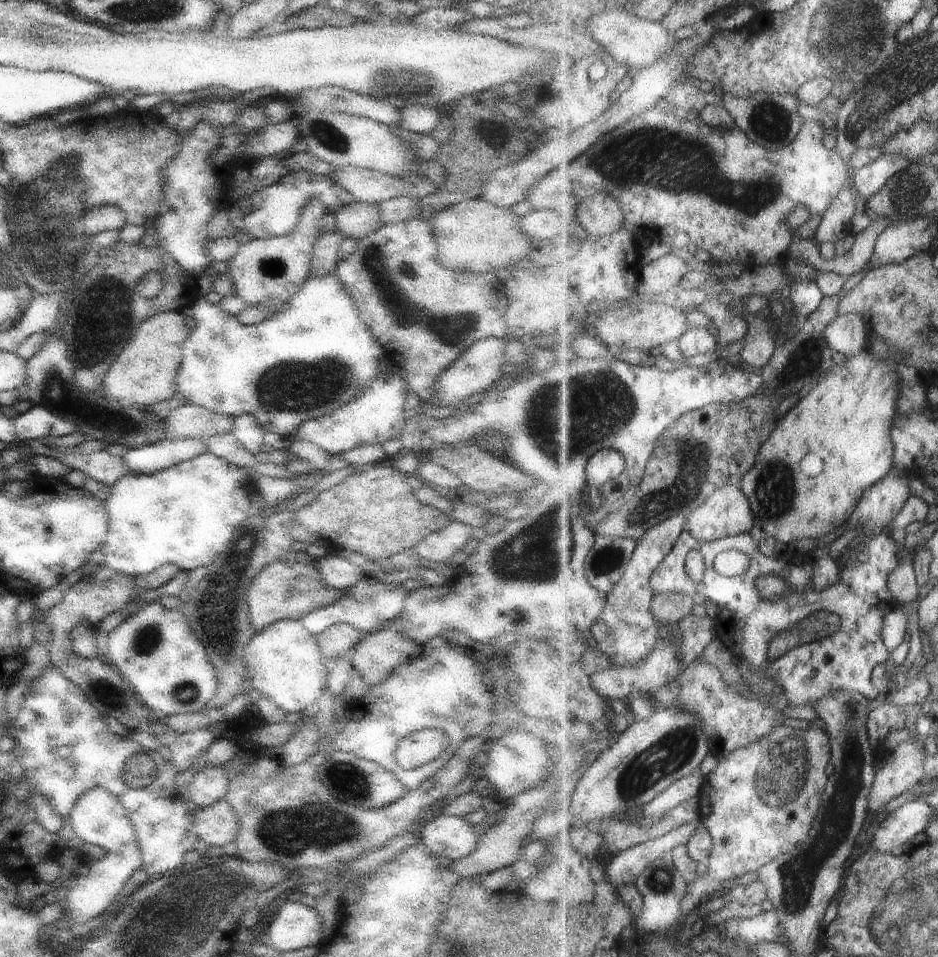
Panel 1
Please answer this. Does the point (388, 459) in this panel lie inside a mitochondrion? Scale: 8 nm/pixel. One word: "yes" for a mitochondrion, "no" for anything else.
no

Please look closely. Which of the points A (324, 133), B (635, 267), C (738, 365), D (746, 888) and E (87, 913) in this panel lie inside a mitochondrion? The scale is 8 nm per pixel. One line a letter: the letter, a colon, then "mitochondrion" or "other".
A: mitochondrion
B: other
C: other
D: other
E: other

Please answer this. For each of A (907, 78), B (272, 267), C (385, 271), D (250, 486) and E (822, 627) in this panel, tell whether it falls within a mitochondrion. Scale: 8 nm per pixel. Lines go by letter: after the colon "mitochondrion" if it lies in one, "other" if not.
A: mitochondrion
B: mitochondrion
C: mitochondrion
D: other
E: mitochondrion

